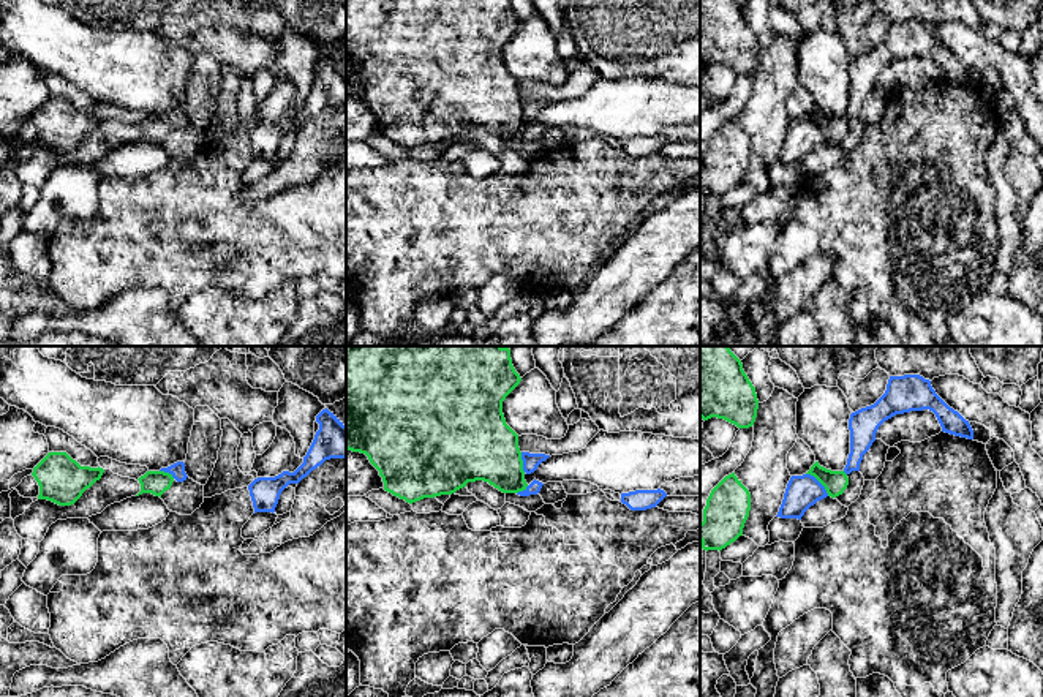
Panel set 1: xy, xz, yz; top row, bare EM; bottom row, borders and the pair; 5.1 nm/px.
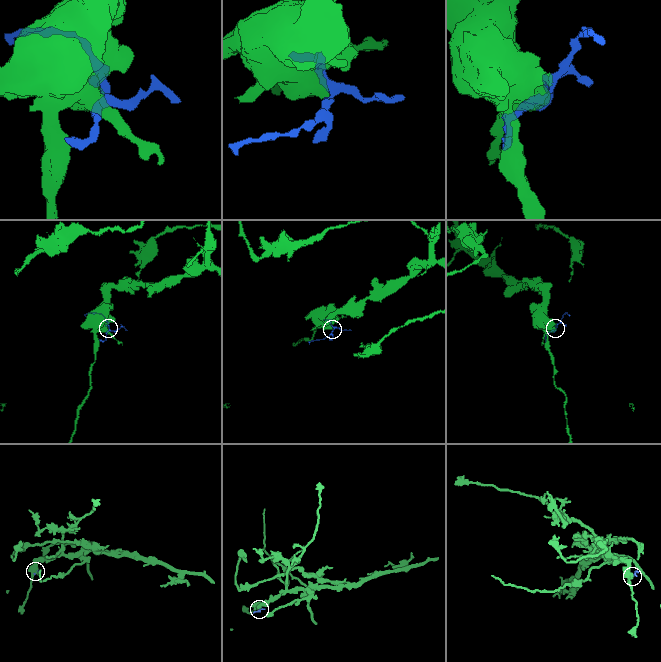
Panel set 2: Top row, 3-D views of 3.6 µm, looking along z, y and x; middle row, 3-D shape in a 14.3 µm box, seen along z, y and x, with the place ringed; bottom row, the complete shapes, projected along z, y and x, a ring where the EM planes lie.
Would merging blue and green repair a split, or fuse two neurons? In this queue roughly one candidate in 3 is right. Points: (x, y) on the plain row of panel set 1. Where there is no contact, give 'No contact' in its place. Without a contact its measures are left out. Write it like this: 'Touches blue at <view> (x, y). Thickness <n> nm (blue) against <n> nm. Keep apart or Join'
Touches blue at yz (819, 128). Thickness 170 nm (blue) against 120 nm. Keep apart

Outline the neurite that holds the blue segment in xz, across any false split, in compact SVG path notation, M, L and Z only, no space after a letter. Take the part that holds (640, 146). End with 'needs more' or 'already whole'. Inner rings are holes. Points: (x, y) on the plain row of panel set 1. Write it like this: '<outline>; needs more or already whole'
M661 134L657 136L635 136L629 139L621 139L621 149L631 156L646 156L656 153L667 139Z; already whole

